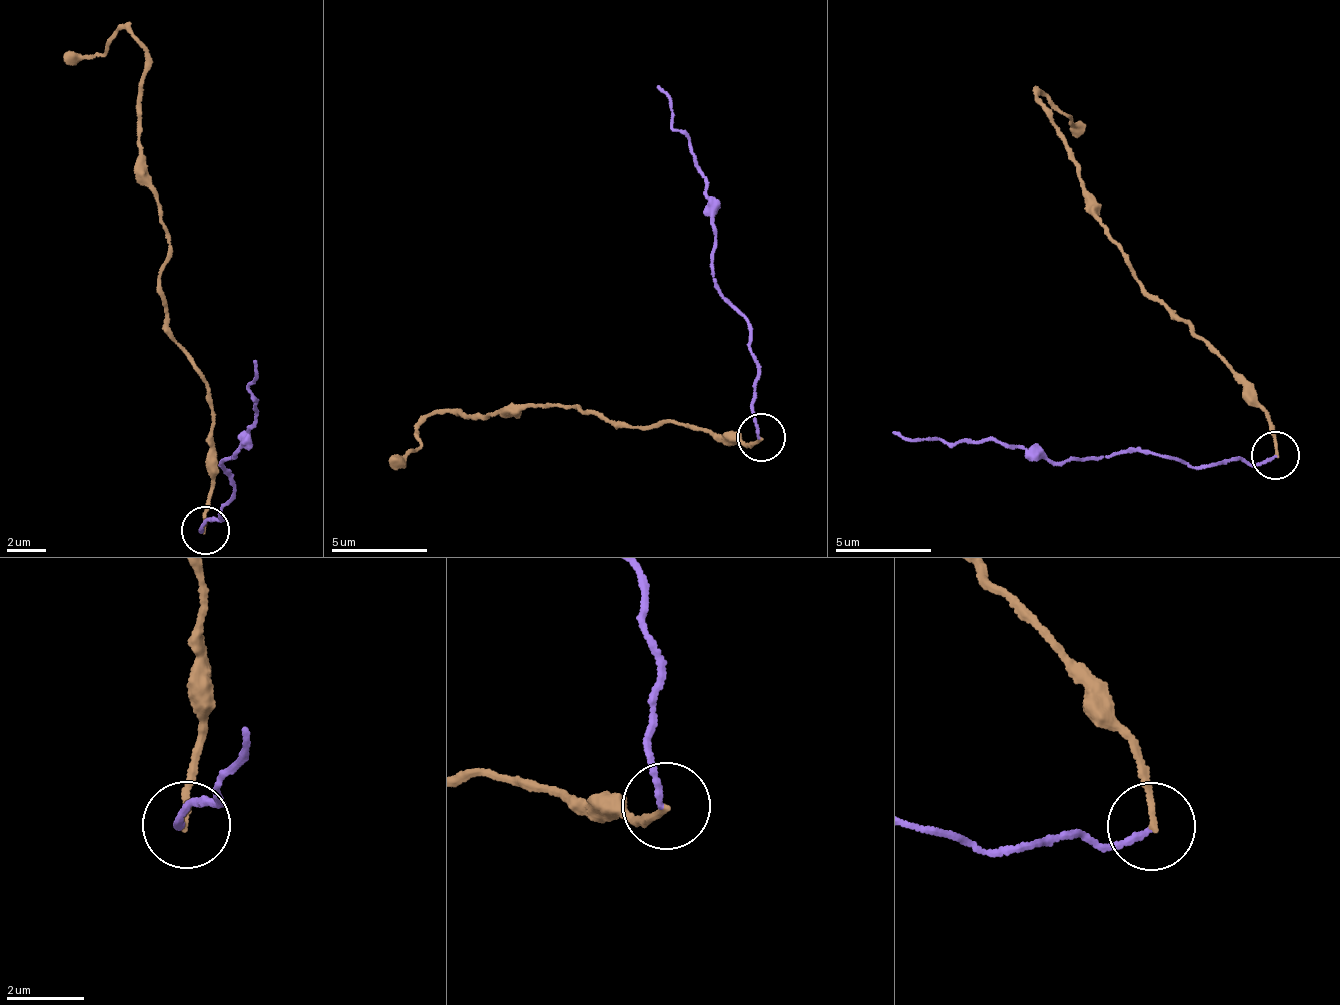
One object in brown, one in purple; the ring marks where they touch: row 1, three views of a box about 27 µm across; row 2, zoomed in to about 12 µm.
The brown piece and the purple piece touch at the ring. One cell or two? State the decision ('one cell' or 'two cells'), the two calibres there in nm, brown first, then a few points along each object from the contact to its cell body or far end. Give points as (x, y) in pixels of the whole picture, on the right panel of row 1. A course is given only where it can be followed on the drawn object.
two cells; calibres 150 and 140 nm; course brown (1275, 455), (1275, 425), (1253, 382), (1148, 295), (1075, 175), (1075, 153), (1041, 92), (1066, 112), (1078, 139); course purple (1273, 457), (1251, 466), (1230, 457), (1191, 467), (1151, 454), (1113, 452), (1048, 461), (987, 440), (891, 433)

